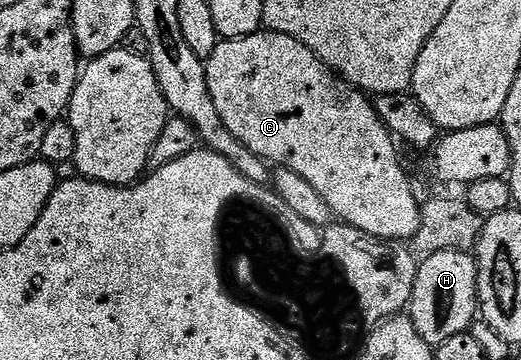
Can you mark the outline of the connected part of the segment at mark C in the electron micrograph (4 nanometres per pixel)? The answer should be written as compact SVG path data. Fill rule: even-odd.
M260 29L254 35L246 35L240 39L222 40L217 45L215 52L205 60L205 66L209 97L213 97L213 105L217 105L217 113L221 113L221 121L225 125L225 129L229 129L229 133L233 133L233 137L237 137L237 141L244 143L253 154L266 159L268 164L287 167L293 173L301 173L301 177L305 177L305 181L309 181L309 185L313 185L313 189L317 189L317 193L321 193L321 197L325 197L332 216L338 217L349 226L361 229L378 239L414 240L421 221L421 199L415 196L415 191L411 188L411 179L407 176L402 161L399 160L399 151L395 148L396 140L383 123L383 118L375 111L374 102L358 87L352 87L346 79L332 71L327 64L322 63L310 49L301 45L301 41L266 29Z

